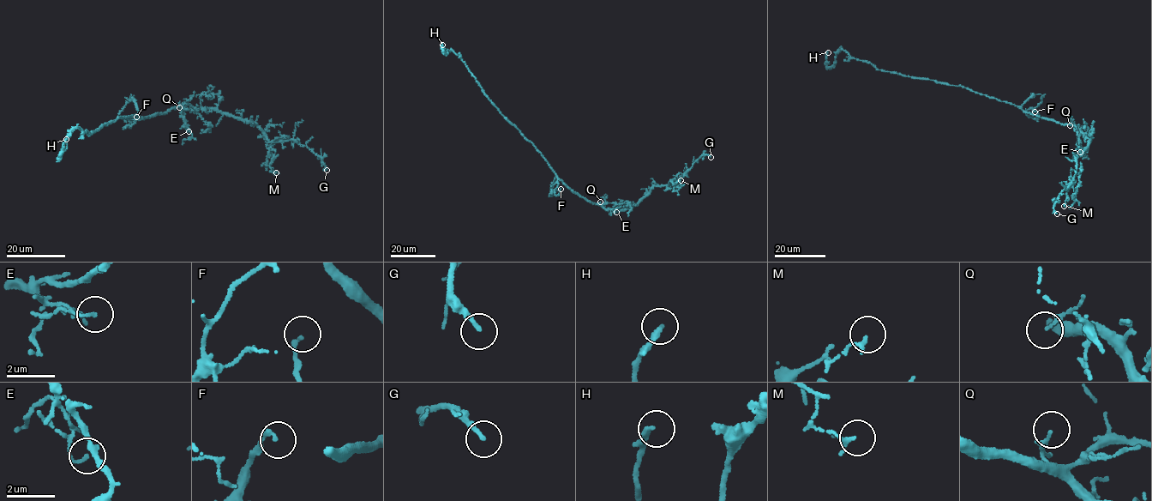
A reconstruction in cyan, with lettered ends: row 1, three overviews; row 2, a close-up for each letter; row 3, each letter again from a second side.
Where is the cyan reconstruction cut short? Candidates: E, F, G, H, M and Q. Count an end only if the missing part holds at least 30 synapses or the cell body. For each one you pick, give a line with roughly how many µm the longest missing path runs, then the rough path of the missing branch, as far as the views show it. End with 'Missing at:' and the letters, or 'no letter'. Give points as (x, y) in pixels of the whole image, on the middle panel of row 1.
G: missing 30 µm; course (710, 157), (709, 172), (698, 190), (681, 201)
Missing at: G

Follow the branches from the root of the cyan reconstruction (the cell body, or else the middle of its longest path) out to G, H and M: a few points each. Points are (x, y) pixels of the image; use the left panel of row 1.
G: (136, 114), (147, 117), (180, 105), (215, 107), (254, 123), (270, 141), (305, 146), (326, 170)
H: (136, 114), (118, 117), (90, 135), (74, 128), (60, 159), (66, 139)
M: (136, 114), (139, 118), (147, 117), (180, 105), (215, 107), (248, 121), (266, 137), (266, 164), (276, 172)

